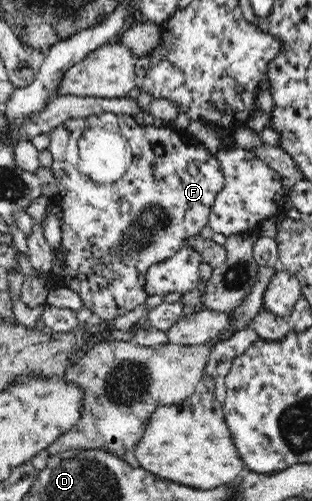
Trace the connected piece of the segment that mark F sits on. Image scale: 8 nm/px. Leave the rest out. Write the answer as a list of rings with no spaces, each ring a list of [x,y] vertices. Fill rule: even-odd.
[[[109,112],[91,115],[90,117],[73,118],[61,123],[59,127],[52,131],[48,150],[53,157],[54,179],[59,189],[57,196],[52,197],[52,201],[65,209],[64,220],[60,223],[62,244],[64,245],[64,251],[66,251],[66,261],[62,263],[62,261],[57,261],[54,258],[54,267],[56,269],[49,277],[41,275],[41,278],[45,279],[47,289],[57,287],[60,284],[68,285],[71,289],[74,289],[84,300],[85,307],[91,309],[102,320],[115,319],[117,316],[135,309],[137,305],[141,305],[145,301],[147,295],[143,293],[142,285],[149,267],[173,257],[184,247],[187,239],[192,235],[199,234],[201,229],[209,223],[209,215],[214,199],[224,184],[221,164],[217,160],[216,152],[211,152],[199,140],[194,139],[183,131],[177,130],[175,127],[169,127],[161,123],[139,127],[135,123],[133,116]]]

